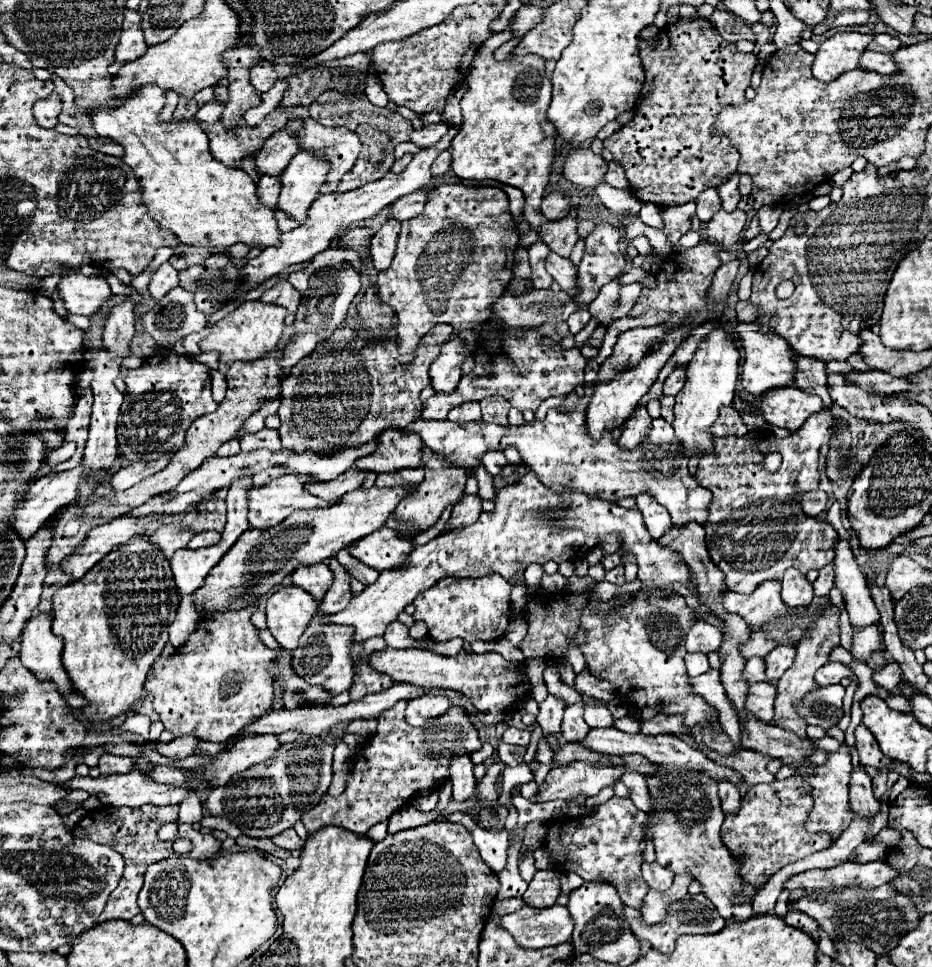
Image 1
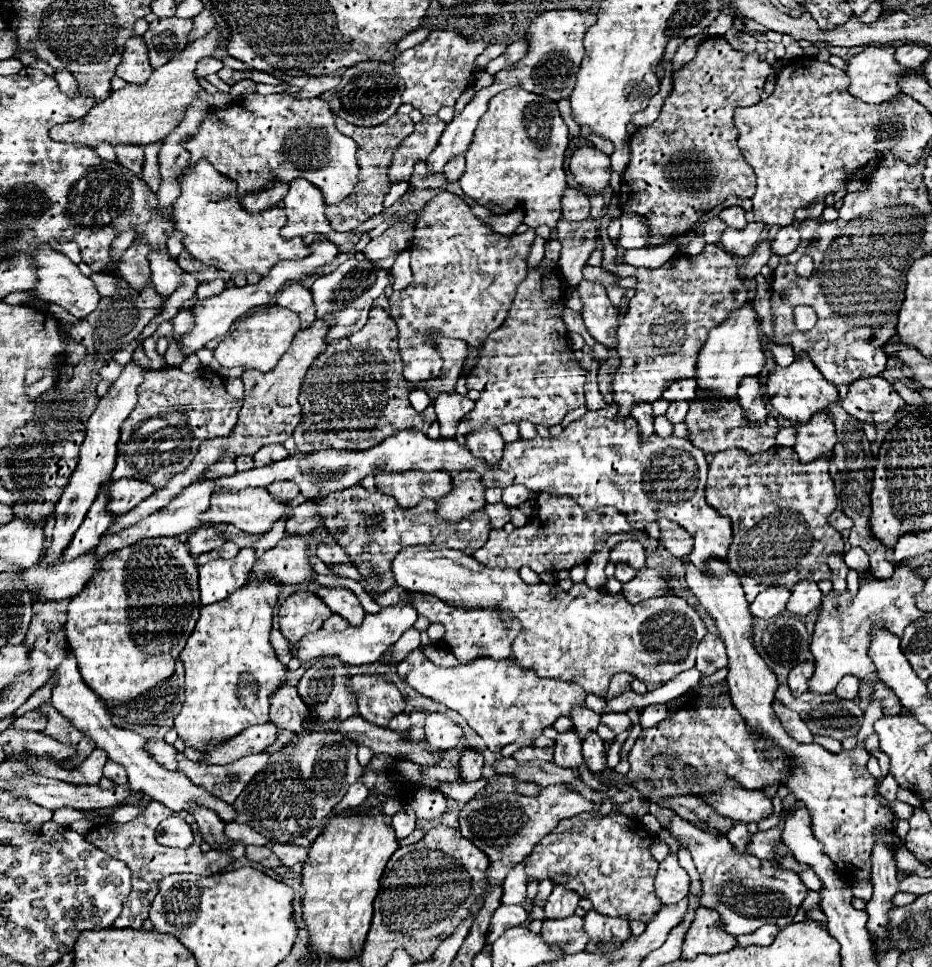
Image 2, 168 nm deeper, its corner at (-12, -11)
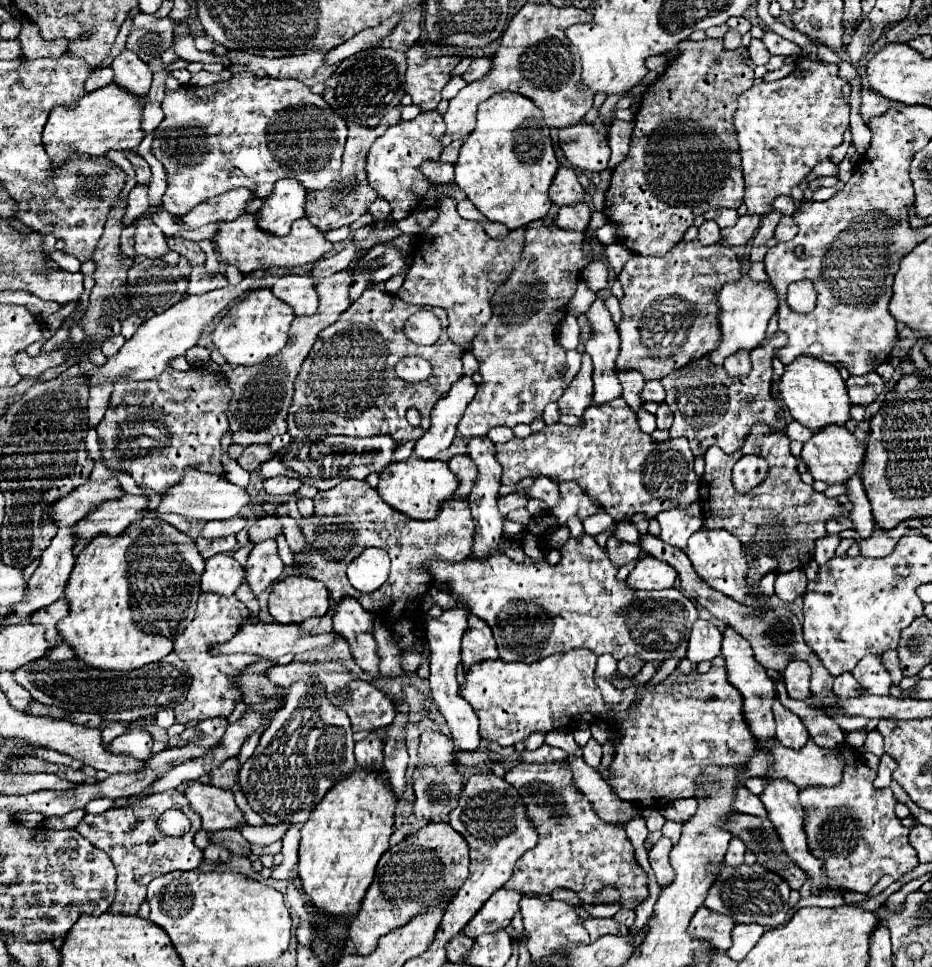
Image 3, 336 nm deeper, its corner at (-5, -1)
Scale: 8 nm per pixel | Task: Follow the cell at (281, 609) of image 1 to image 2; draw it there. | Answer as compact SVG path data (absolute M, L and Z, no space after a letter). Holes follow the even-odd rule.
M296 591L282 603L278 615L282 635L290 645L296 645L304 635L322 629L322 623L332 615L332 611L314 591Z

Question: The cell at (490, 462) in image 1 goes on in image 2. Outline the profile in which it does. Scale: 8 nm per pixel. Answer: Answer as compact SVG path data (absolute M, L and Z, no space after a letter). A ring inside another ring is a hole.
M510 485L502 489L502 503L508 507L518 507L530 497L530 491L520 485Z

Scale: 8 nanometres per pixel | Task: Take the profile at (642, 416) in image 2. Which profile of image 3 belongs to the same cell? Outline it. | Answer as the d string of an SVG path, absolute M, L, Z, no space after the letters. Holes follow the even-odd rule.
M621 371L619 373L619 381L623 385L623 399L627 401L627 405L631 409L641 409L641 401L639 401L639 395L641 395L641 389L645 385L645 379L641 373L637 371Z

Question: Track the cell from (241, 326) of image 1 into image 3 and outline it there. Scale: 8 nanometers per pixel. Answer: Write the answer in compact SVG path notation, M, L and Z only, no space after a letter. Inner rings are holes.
M255 289L245 299L237 301L225 313L225 317L219 319L219 323L213 327L211 339L213 345L219 349L219 353L231 365L257 365L277 355L285 347L293 319L295 319L293 309L283 301L277 301L271 289Z

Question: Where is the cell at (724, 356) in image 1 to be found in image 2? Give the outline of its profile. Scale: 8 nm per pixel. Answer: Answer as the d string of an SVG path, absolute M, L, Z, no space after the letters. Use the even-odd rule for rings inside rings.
M744 305L740 311L734 311L732 317L710 331L708 341L700 349L696 363L696 381L698 391L716 393L726 399L736 399L738 385L744 377L756 377L762 371L766 357L762 351L762 339L758 333L758 315L750 305Z

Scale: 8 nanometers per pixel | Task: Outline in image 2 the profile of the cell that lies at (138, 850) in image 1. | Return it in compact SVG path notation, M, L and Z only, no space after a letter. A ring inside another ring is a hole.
M150 801L144 811L132 819L130 823L112 823L106 821L102 825L94 825L88 835L86 835L88 843L92 843L94 847L102 849L104 853L108 853L114 859L124 861L134 875L134 881L140 881L140 885L132 885L132 893L128 897L128 901L122 907L120 917L114 921L116 929L142 929L144 919L148 919L148 911L150 911L150 903L158 893L158 881L164 875L170 873L198 873L198 875L214 875L224 871L234 859L230 857L228 851L208 851L208 853L200 853L200 843L202 843L202 835L196 831L196 823L192 819L192 815L188 815L188 811L180 811L180 813L172 813L168 807L160 805L158 801ZM170 815L180 815L182 819L186 819L186 823L194 829L194 843L188 849L170 849L164 847L156 841L156 827L158 821L170 817Z

